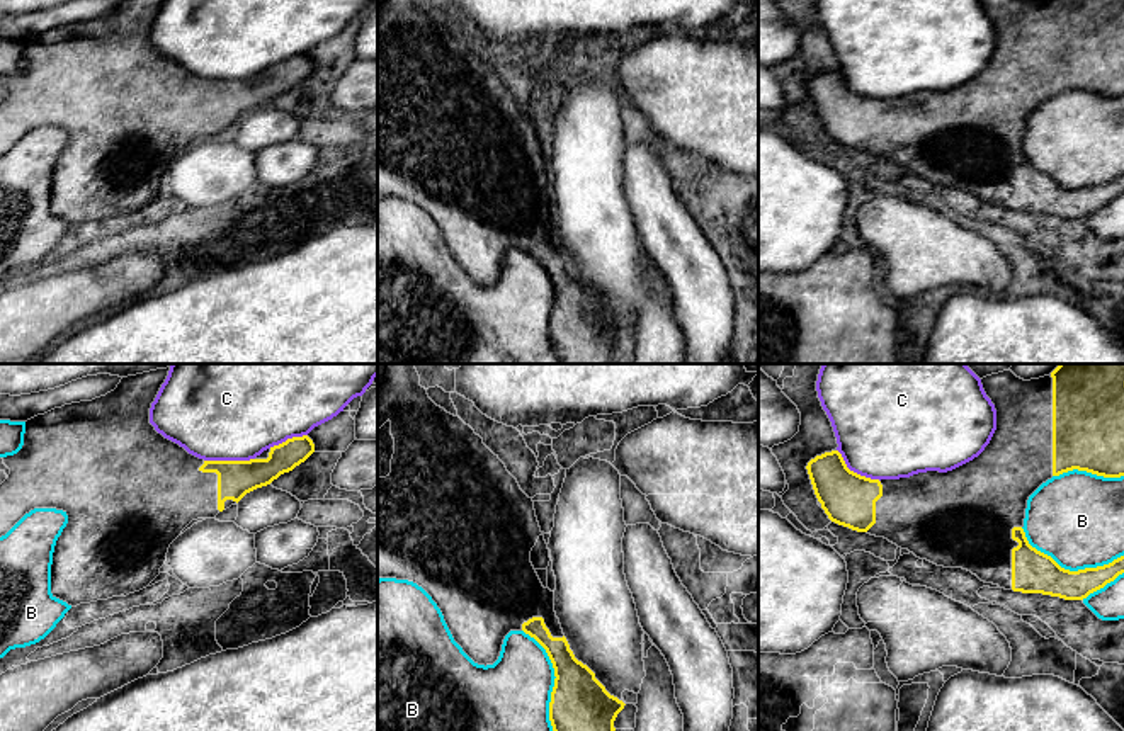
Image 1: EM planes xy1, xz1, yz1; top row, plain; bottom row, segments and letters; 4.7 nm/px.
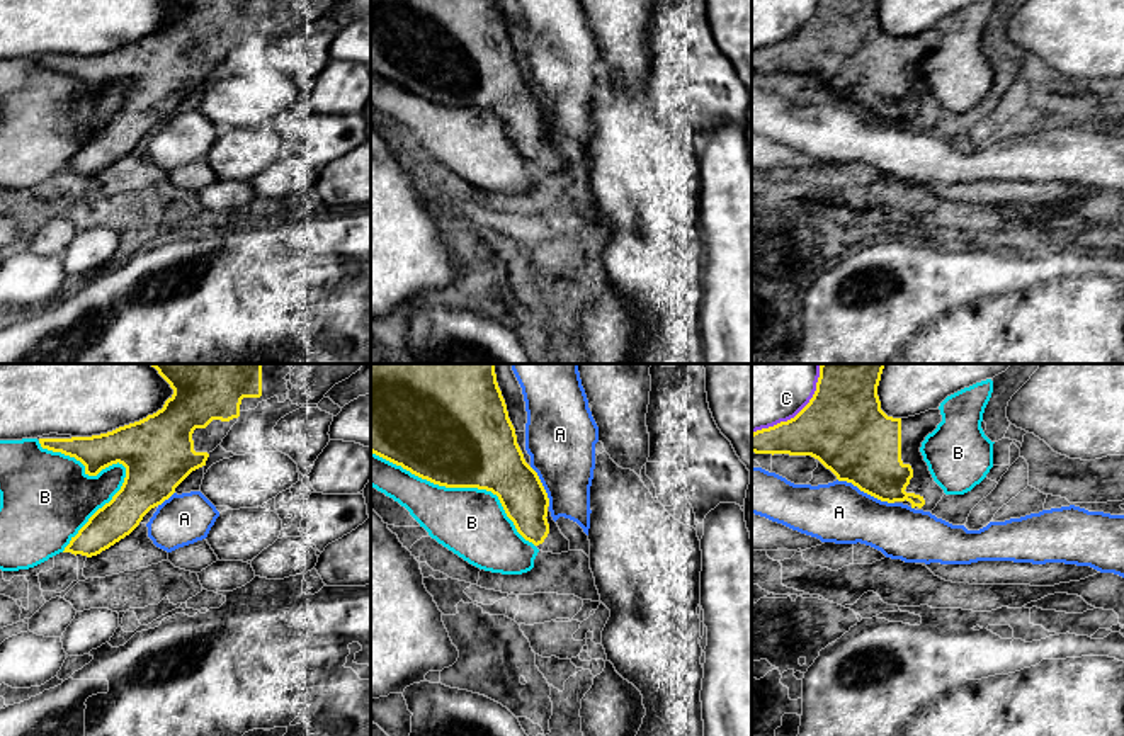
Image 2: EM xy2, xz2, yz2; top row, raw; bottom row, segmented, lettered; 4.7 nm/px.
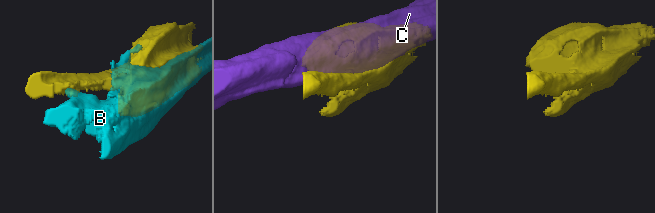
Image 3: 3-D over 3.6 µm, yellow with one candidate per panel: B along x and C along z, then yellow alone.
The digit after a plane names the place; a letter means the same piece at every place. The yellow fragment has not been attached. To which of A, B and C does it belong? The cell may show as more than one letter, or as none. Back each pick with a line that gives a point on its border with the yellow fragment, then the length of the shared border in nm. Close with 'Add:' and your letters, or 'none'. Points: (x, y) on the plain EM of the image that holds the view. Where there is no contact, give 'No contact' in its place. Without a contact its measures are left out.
Add: none

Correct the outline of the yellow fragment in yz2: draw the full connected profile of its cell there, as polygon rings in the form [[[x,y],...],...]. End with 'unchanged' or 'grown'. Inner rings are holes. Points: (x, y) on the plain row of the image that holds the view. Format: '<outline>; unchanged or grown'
[[[818,0],[809,22],[791,39],[752,53],[752,71],[811,75],[838,100],[888,122],[932,131],[945,114],[920,71],[922,61],[942,41],[940,29],[893,37],[881,29],[879,0]]]; grown

